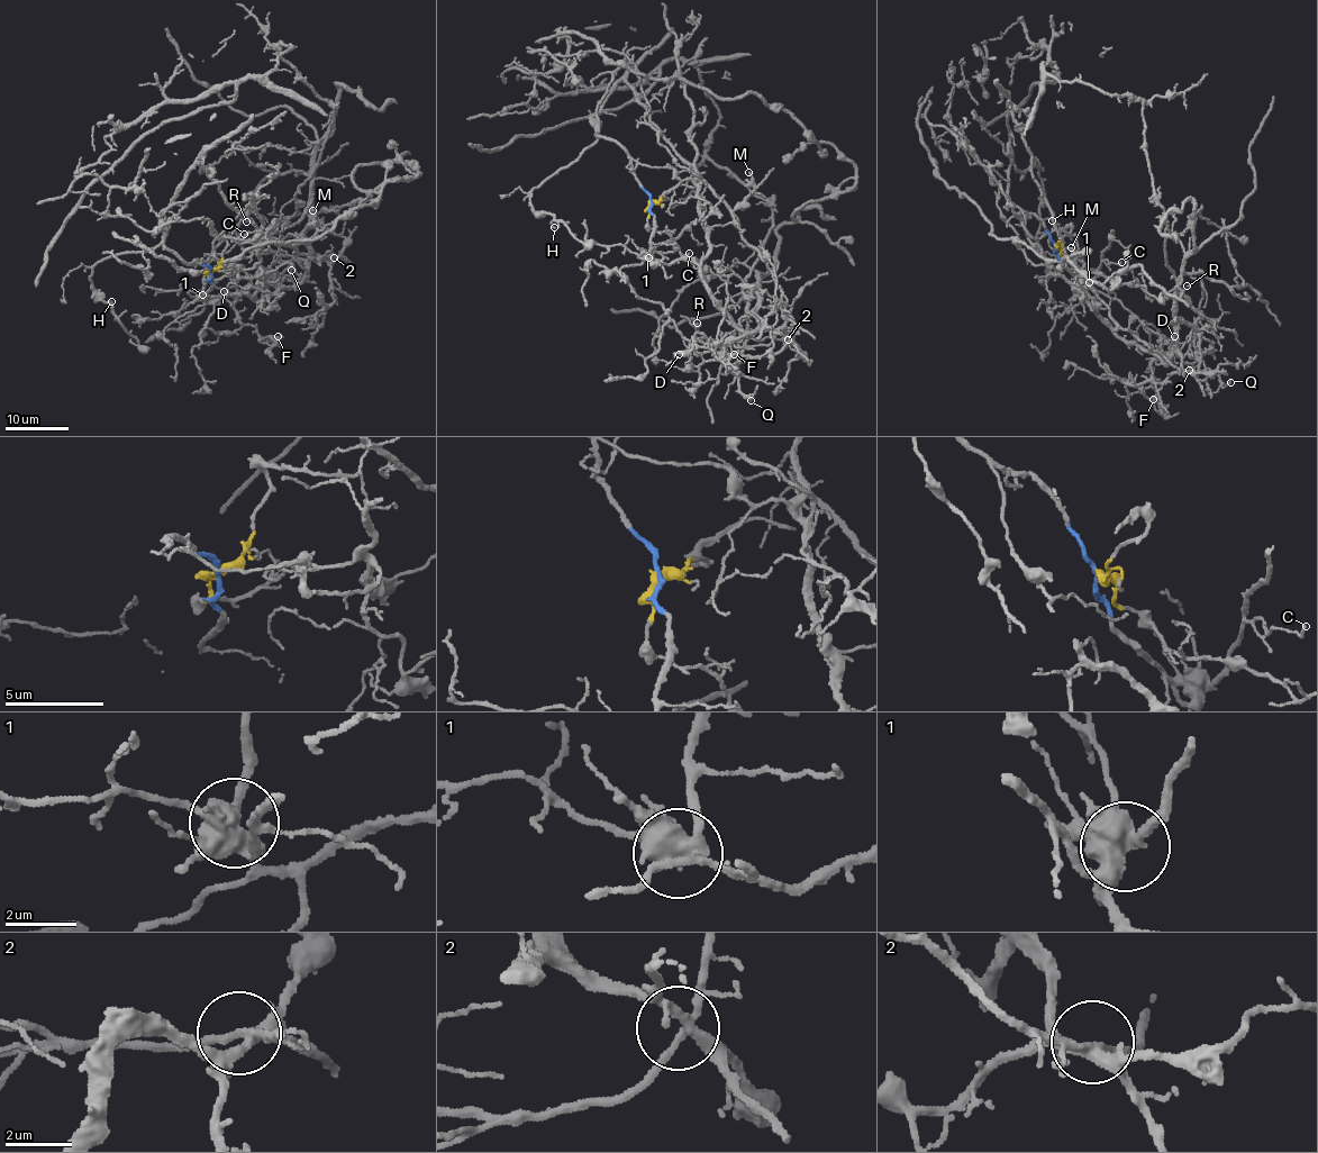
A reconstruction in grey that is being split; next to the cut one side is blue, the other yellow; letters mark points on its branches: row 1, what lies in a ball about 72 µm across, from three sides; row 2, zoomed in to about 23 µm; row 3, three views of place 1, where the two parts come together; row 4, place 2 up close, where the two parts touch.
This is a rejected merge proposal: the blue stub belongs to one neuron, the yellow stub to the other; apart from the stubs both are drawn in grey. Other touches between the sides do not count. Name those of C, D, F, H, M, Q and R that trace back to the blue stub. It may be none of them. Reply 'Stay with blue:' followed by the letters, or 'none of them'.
Stay with blue: C, H, M, R

